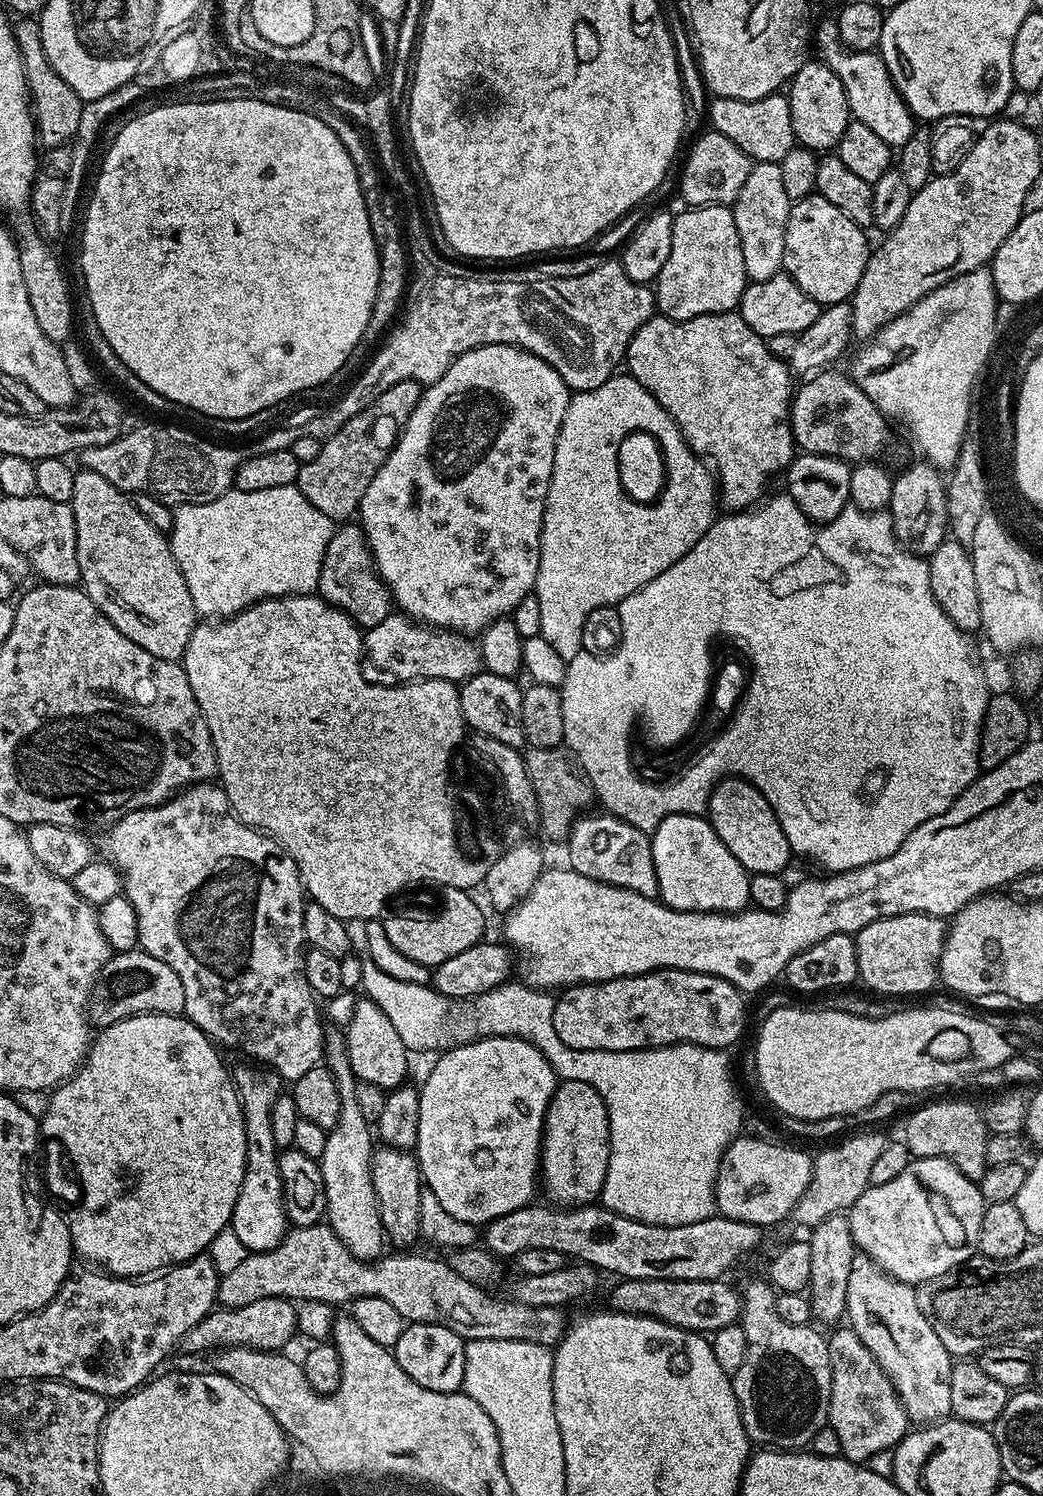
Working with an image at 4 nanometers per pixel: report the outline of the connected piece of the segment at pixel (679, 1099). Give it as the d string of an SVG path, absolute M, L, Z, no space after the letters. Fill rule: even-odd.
M364 958L360 988L363 995L373 1000L378 1010L390 1018L394 1030L398 1030L398 1038L402 1038L402 1046L406 1046L409 1053L443 1054L450 1048L473 1044L486 1036L517 1036L533 1044L543 1054L561 1081L573 1080L594 1086L604 1099L610 1130L610 1158L604 1189L599 1194L603 1207L626 1218L658 1226L682 1226L710 1218L716 1212L716 1171L720 1155L736 1139L746 1117L745 1110L740 1109L740 1096L732 1081L729 1053L697 1044L671 1044L661 1048L643 1048L637 1052L574 1050L566 1046L554 1030L552 1007L556 1005L556 996L551 991L531 988L523 982L512 983L502 983L494 990L486 990L467 1000L450 1000L428 984L398 982L398 978L382 974L373 960Z

